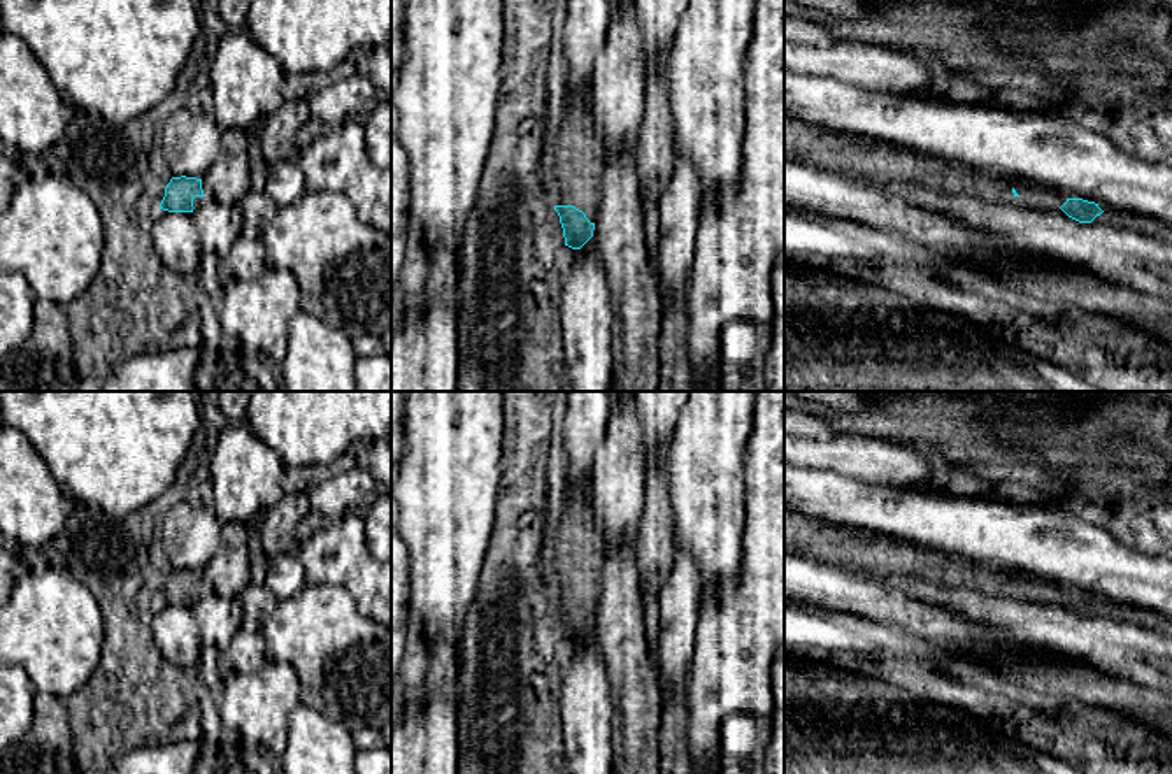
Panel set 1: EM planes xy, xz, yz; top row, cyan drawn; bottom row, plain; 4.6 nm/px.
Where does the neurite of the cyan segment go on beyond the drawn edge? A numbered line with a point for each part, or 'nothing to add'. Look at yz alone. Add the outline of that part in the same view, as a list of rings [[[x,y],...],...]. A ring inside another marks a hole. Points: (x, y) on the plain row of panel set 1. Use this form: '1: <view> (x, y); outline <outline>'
1: yz (818, 539); outline [[[784,511],[784,551],[826,563],[904,572],[986,593],[1009,595],[1014,590],[1007,572],[965,558],[946,556],[890,535],[805,518]]]

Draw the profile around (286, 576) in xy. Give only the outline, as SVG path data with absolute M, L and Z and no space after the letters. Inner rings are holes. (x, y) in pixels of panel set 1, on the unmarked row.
M297 553L277 555L270 560L263 588L277 602L298 595L305 584L305 569Z

